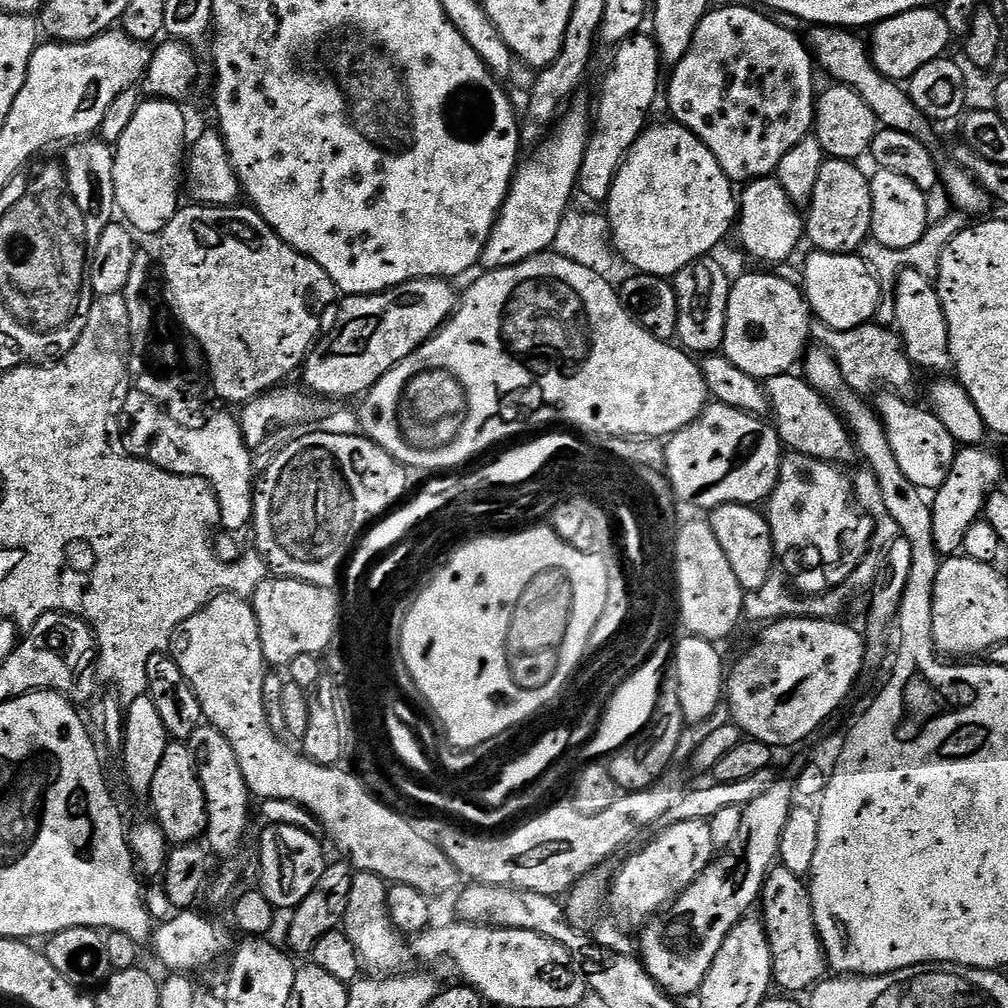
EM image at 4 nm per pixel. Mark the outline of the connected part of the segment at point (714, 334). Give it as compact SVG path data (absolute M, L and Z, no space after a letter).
M716 258L695 260L678 274L678 322L676 336L679 343L689 353L712 354L723 345L724 327L726 326L726 310L728 295L732 289L732 280L728 272Z

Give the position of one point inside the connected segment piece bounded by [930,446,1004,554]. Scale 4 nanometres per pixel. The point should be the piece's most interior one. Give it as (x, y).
(959, 502)

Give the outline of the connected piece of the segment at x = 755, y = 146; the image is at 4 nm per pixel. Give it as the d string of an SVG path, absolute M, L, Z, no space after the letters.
M741 5L733 8L713 7L704 15L702 22L698 22L698 30L690 42L690 50L686 50L682 60L671 69L672 77L669 80L667 77L666 92L668 88L668 108L672 111L671 119L684 128L689 128L707 146L710 154L714 154L714 158L718 158L718 166L722 166L728 179L733 182L739 182L739 180L751 182L771 177L775 173L778 162L782 162L782 157L789 150L794 150L794 146L798 146L798 142L802 142L805 136L813 131L818 95L815 90L814 57L807 43L801 37L799 40L798 37L800 36L795 31L783 28L774 22L771 15L763 16L756 12L755 7L744 8Z

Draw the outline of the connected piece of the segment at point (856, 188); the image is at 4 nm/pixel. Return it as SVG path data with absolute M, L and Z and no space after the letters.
M828 158L822 170L818 170L818 183L814 186L812 201L806 206L806 240L813 244L811 247L815 251L836 255L856 254L869 239L872 231L872 181L869 173L864 173L860 166L851 160Z

